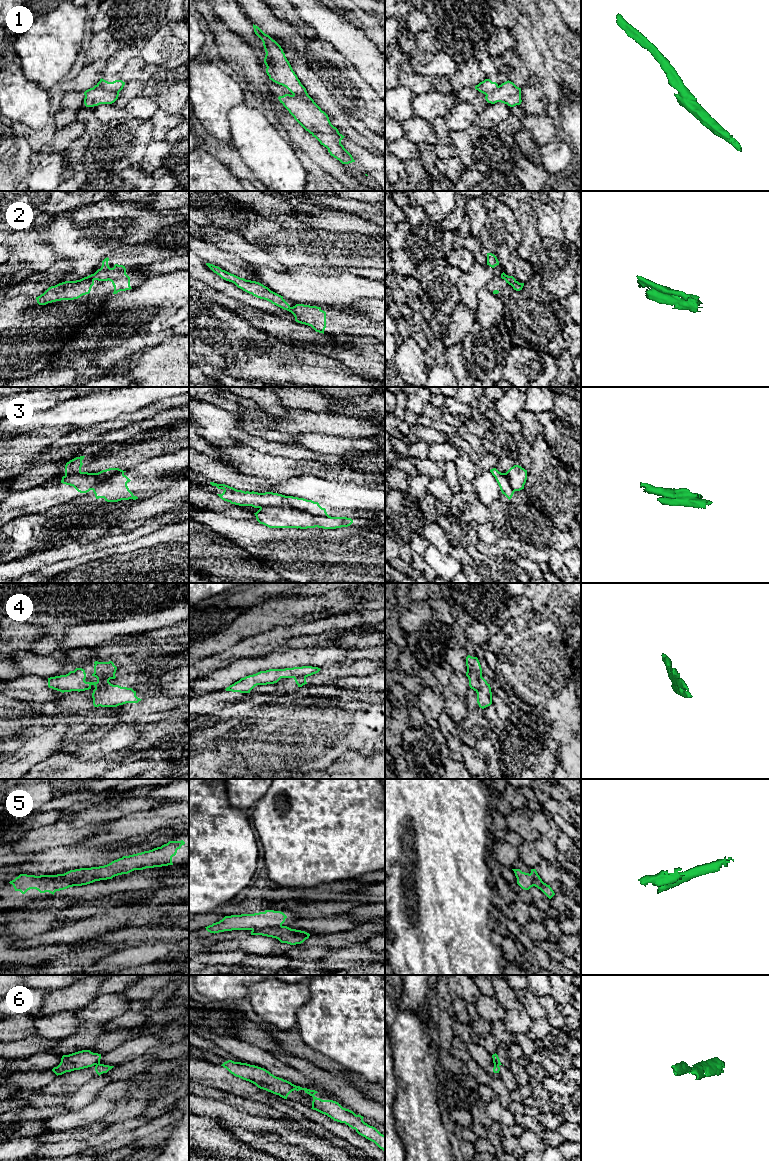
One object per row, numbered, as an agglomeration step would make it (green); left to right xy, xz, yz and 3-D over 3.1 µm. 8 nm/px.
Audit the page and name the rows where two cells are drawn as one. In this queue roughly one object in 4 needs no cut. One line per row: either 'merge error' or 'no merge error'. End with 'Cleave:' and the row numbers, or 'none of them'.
1: merge error
2: no merge error
3: merge error
4: merge error
5: merge error
6: merge error
Cleave: 1, 3, 4, 5, 6

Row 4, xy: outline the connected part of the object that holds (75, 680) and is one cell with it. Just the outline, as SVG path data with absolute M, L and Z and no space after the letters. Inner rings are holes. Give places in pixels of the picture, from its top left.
M112 661L109 662L94 662L94 673L92 676L97 678L96 682L86 682L86 673L82 668L76 668L66 675L60 675L48 678L48 687L54 690L64 692L71 691L85 691L91 689L94 685L95 689L102 689L103 684L100 683L102 679L110 680L115 679L117 667Z

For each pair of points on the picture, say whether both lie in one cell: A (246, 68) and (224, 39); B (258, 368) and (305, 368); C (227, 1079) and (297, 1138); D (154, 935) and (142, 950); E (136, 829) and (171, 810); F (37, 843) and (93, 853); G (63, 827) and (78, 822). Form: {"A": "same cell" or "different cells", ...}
{"A": "same cell", "B": "same cell", "C": "different cells", "D": "different cells", "E": "same cell", "F": "different cells", "G": "different cells"}

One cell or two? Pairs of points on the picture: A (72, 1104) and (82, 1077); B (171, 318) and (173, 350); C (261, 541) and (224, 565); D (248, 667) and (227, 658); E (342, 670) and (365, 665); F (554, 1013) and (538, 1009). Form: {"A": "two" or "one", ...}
{"A": "two", "B": "two", "C": "two", "D": "two", "E": "one", "F": "two"}

